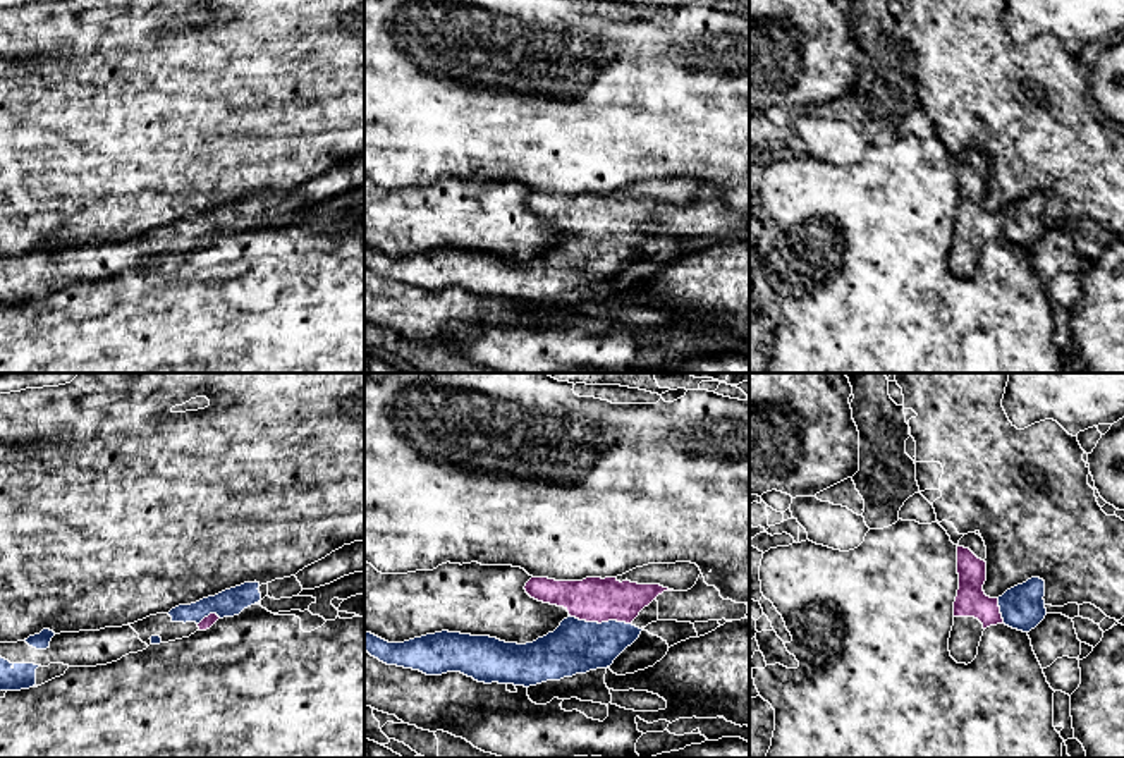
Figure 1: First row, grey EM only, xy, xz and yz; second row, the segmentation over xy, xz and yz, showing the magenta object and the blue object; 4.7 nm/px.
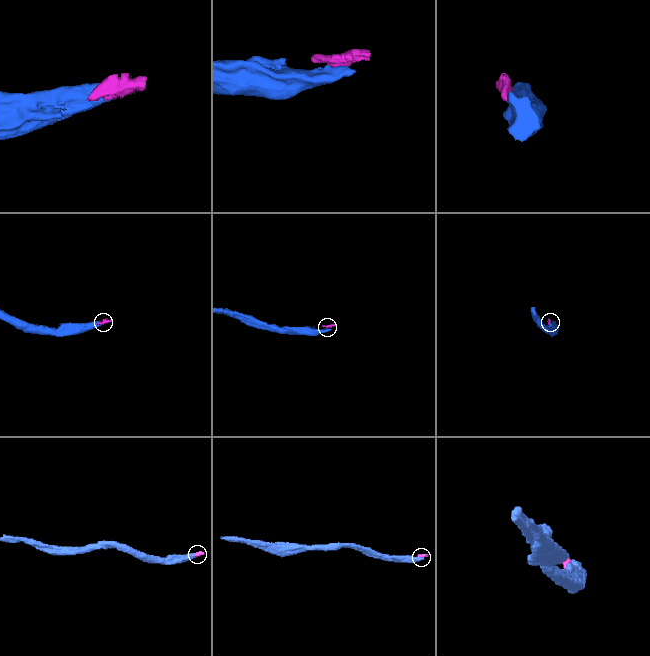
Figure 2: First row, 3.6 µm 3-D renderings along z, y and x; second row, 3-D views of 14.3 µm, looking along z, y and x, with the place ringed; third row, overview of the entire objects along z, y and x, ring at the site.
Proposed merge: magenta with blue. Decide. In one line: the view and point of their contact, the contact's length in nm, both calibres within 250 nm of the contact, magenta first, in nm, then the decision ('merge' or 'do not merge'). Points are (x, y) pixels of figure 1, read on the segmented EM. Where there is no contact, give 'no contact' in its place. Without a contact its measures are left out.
contact xz (600, 623); length 300 nm; calibres 200 and 260 nm; merge

